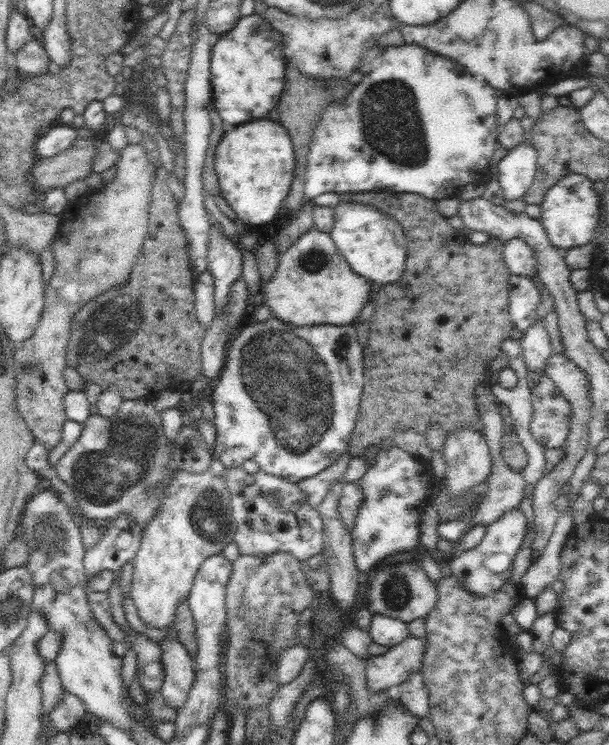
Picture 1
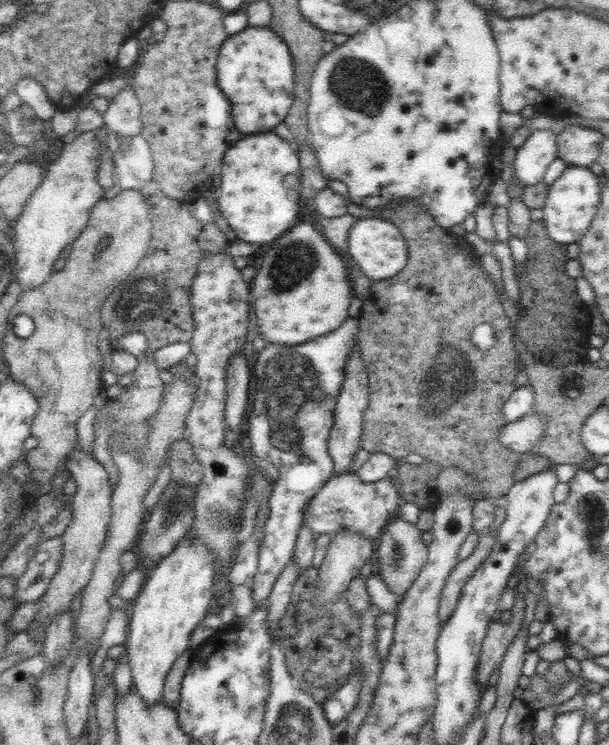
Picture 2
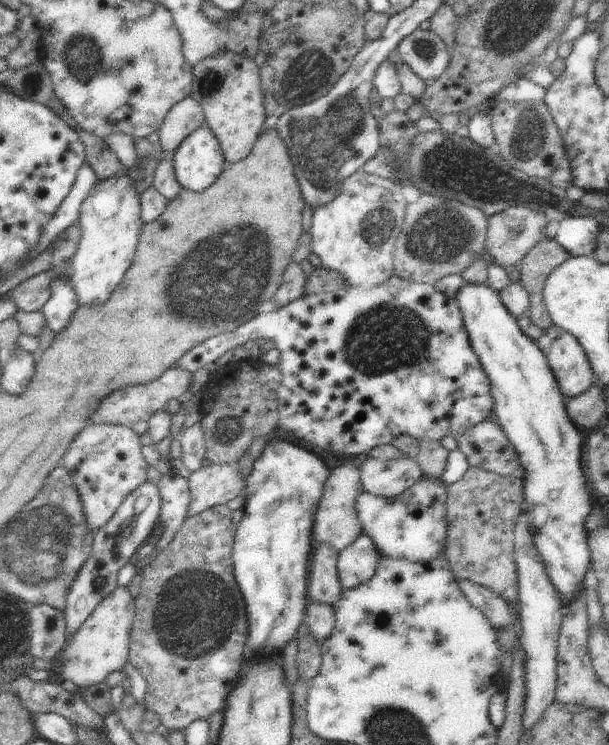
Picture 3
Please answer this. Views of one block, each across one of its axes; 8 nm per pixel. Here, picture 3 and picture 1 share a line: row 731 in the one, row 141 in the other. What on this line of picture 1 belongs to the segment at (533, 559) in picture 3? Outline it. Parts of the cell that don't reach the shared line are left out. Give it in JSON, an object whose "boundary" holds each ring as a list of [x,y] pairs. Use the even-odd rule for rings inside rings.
{"boundary":[[[523,141],[499,162],[498,181],[507,200],[518,200],[528,192],[536,174],[536,160],[534,146]]]}

